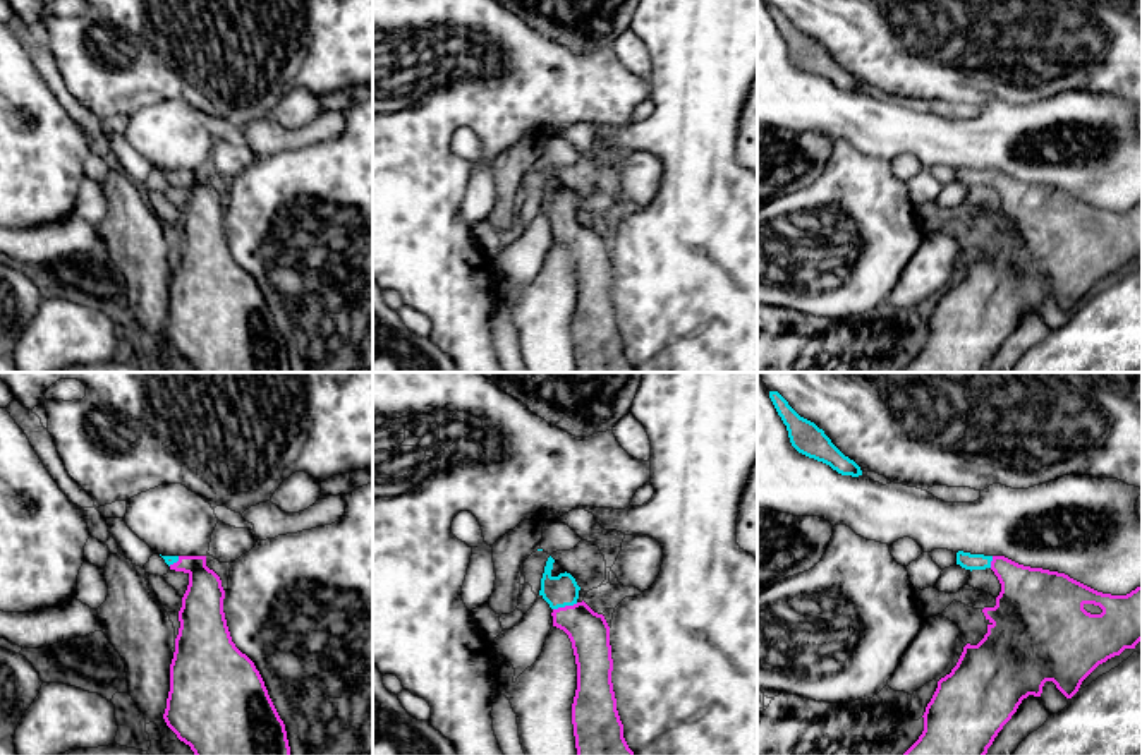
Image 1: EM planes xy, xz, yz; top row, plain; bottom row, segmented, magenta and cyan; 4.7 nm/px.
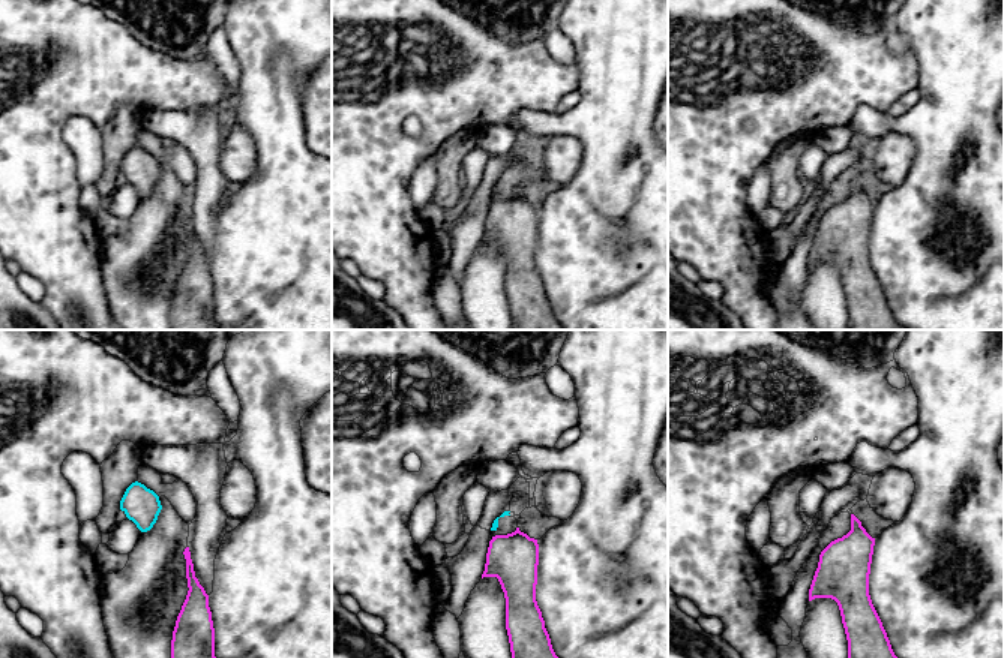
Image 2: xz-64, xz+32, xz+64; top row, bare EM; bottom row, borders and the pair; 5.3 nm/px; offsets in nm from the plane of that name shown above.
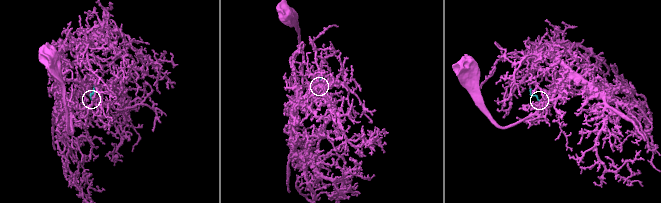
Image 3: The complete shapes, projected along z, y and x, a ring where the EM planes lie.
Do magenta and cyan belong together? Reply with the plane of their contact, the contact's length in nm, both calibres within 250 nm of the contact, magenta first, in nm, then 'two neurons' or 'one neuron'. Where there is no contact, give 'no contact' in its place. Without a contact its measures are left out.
contact in xz; length 120 nm; calibres 190 and 150 nm; one neuron

